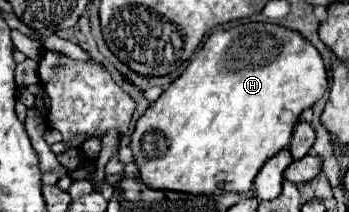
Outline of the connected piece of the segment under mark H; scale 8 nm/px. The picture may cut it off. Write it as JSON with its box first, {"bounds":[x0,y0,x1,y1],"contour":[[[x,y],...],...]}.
{"bounds":[131,21,329,195],"contour":[[[255,21],[237,25],[237,27],[225,29],[225,31],[213,31],[207,37],[201,51],[195,53],[189,67],[169,85],[169,89],[165,89],[161,93],[161,97],[143,113],[143,117],[135,125],[135,131],[131,135],[131,149],[133,149],[135,163],[139,165],[141,181],[145,181],[145,185],[149,185],[153,189],[173,189],[173,191],[185,191],[185,193],[195,193],[195,195],[199,195],[199,193],[209,195],[209,191],[215,191],[215,189],[235,191],[235,193],[253,191],[255,179],[257,179],[257,173],[261,171],[261,167],[273,155],[277,155],[281,149],[285,149],[291,143],[293,127],[299,123],[301,111],[311,107],[317,99],[321,99],[323,93],[327,91],[327,87],[329,87],[329,83],[327,83],[325,63],[323,63],[319,51],[299,31],[293,31],[293,29],[275,25],[275,23],[255,23]]]}

